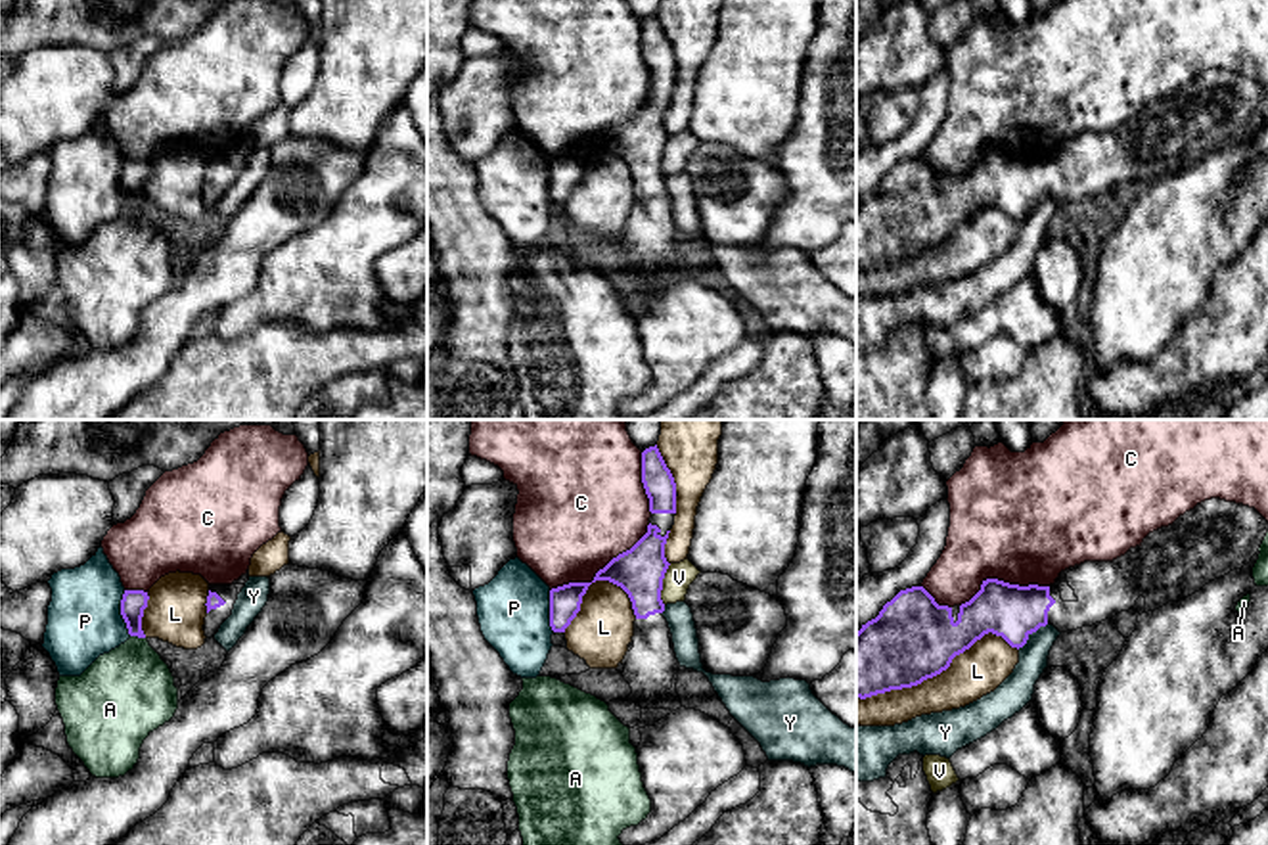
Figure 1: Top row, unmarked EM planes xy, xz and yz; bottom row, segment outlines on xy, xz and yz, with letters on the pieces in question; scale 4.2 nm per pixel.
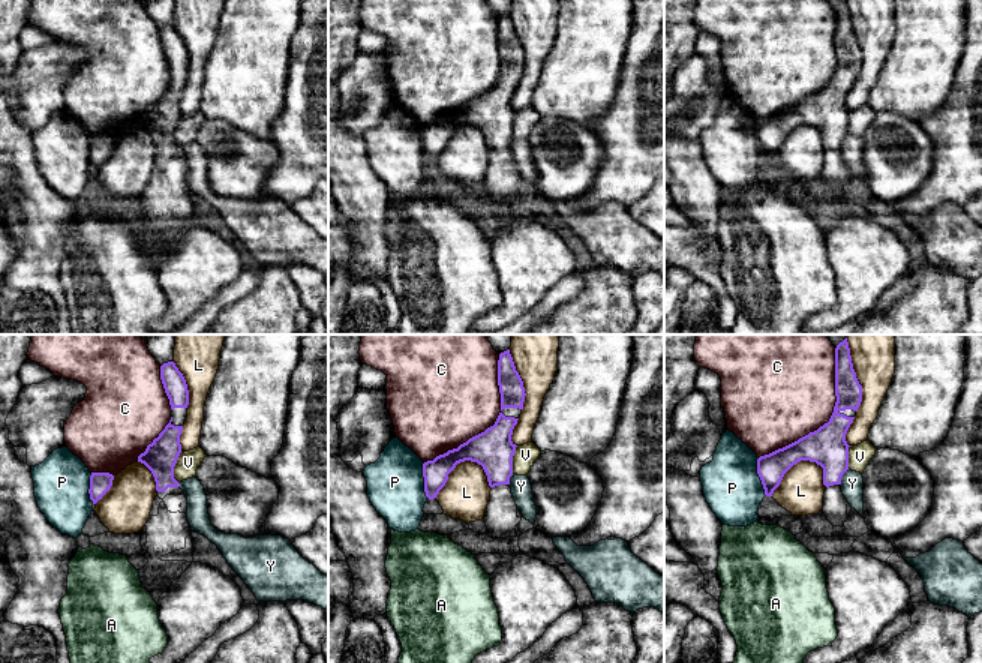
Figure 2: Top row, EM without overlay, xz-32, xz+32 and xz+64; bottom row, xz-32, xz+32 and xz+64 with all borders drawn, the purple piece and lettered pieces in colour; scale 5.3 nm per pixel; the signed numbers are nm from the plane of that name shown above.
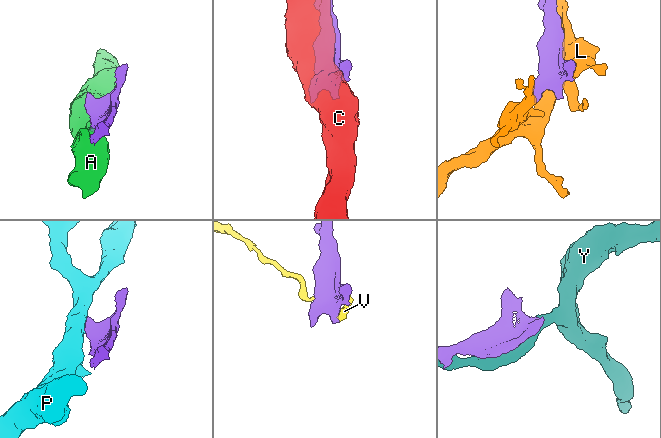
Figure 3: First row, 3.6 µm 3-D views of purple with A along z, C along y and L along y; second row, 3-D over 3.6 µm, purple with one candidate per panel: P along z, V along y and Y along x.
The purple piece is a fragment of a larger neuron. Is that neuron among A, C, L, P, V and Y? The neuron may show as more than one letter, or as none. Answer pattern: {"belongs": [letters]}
{"belongs": []}

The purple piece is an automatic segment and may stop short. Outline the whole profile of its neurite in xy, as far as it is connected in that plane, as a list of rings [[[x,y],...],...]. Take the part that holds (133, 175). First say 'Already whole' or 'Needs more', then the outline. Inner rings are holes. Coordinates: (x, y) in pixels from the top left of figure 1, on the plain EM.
Already whole. [[[125,161],[123,171],[121,171],[121,186],[126,194],[128,205],[146,209],[142,201],[142,188],[144,180],[147,178],[147,163],[144,161]]]

